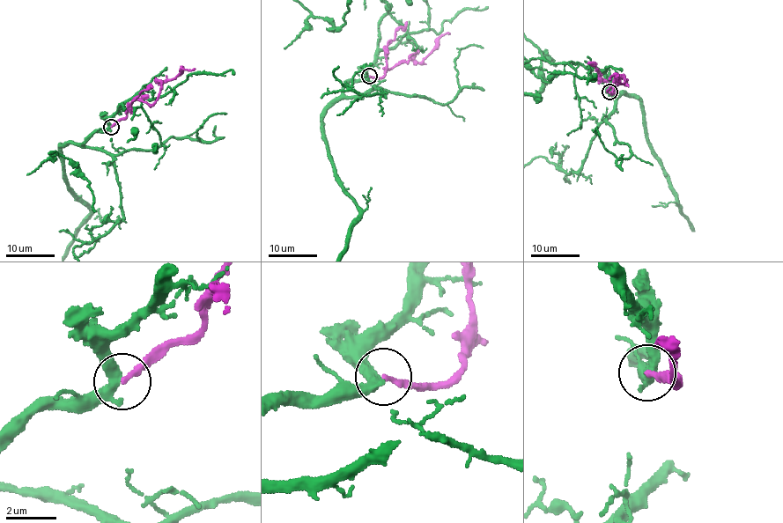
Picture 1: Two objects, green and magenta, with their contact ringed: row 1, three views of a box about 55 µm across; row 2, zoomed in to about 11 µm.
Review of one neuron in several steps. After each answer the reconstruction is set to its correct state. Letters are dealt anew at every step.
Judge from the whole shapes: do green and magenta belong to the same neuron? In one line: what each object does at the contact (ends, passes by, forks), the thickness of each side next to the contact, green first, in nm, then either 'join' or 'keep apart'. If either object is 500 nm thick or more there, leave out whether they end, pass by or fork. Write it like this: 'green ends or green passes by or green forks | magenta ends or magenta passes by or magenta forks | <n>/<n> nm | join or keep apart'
green passes by | magenta ends | 400/200 nm | keep apart

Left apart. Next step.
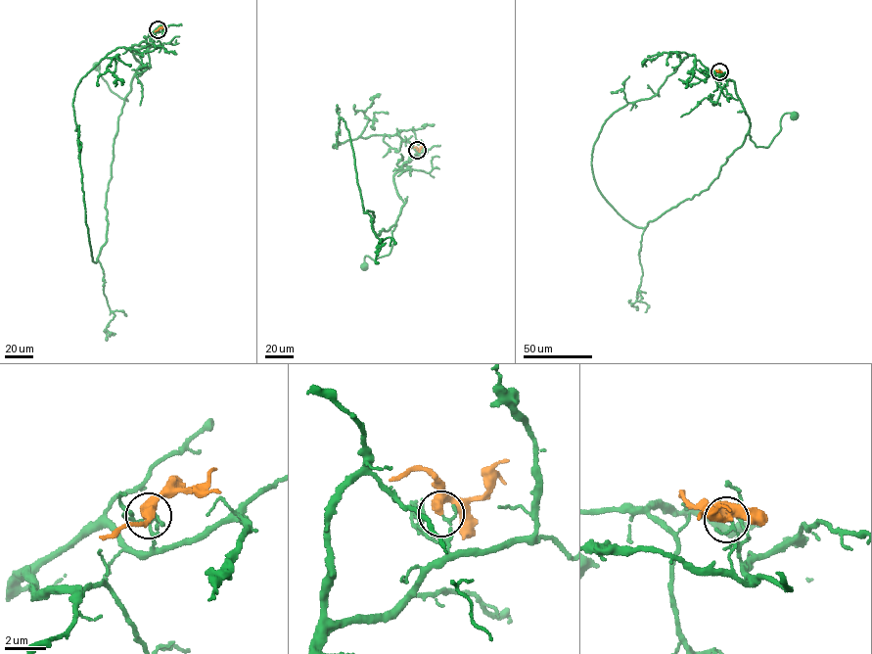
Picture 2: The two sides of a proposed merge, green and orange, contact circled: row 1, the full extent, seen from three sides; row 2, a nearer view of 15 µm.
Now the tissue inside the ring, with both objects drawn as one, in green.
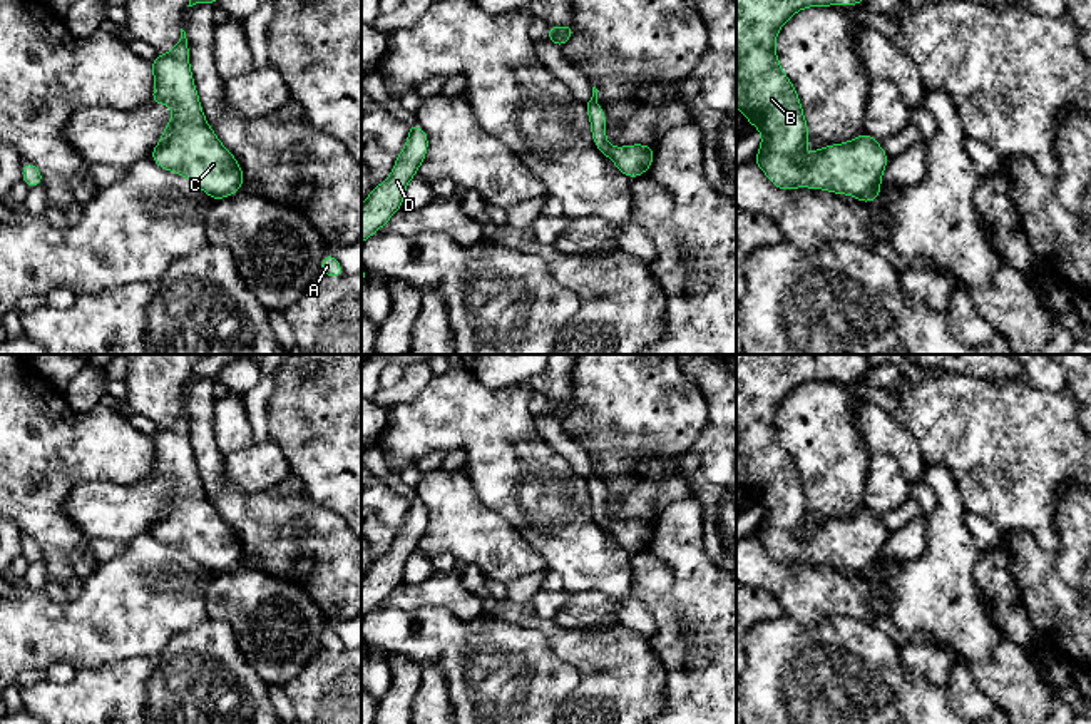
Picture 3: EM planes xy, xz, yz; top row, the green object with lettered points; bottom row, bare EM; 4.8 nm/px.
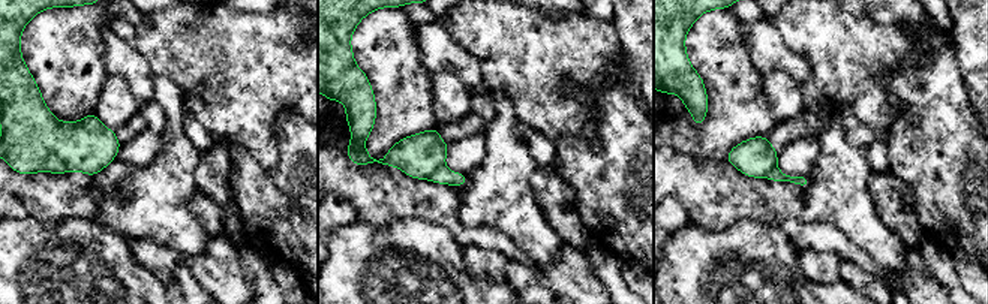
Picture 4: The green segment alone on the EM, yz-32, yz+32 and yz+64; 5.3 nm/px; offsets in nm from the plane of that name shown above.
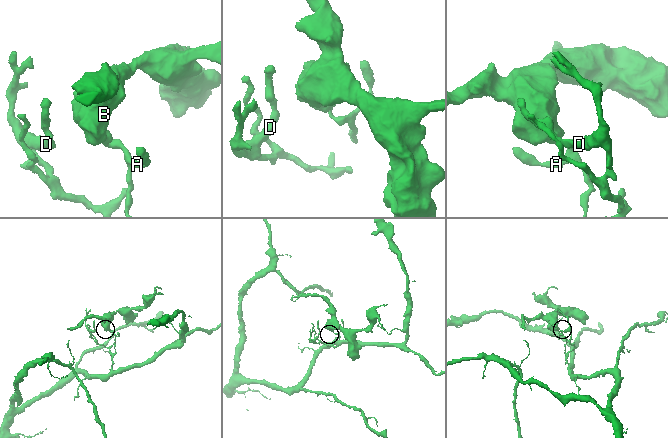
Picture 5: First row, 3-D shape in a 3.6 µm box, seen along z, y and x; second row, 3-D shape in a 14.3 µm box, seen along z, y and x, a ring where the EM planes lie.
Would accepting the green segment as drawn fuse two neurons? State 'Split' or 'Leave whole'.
Split

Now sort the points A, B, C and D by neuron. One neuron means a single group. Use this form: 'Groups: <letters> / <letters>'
Groups: A D / B C

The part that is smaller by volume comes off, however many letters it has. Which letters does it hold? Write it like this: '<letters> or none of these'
B, C

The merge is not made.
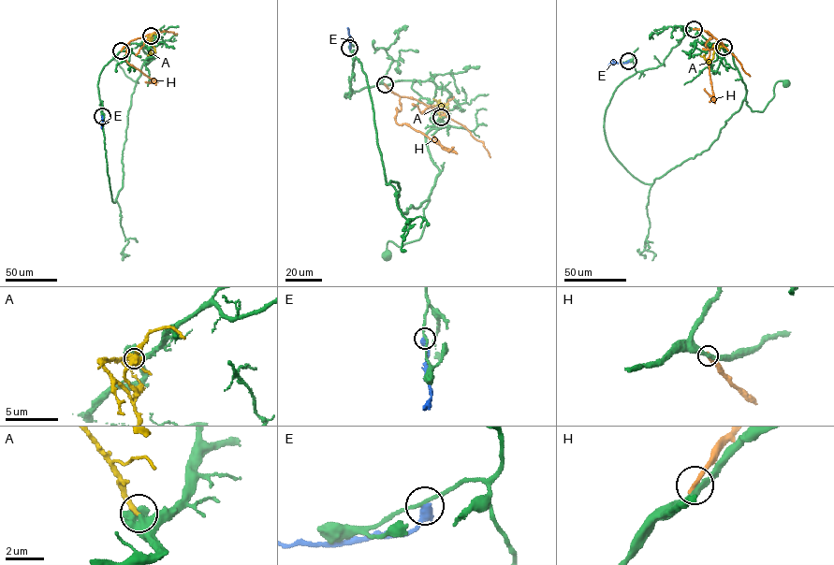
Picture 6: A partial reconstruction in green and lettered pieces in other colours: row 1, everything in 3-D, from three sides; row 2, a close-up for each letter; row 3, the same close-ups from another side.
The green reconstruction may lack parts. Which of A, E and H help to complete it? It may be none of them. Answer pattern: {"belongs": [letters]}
{"belongs": ["A"]}

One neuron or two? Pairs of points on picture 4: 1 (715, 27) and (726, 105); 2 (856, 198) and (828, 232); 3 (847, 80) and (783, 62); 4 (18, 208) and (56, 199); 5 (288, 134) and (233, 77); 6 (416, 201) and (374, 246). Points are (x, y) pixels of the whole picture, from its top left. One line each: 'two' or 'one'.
1: one
2: two
3: two
4: two
5: two
6: two

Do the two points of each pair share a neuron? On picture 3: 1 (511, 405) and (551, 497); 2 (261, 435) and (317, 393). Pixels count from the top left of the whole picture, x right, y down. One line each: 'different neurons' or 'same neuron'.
1: same neuron
2: different neurons

